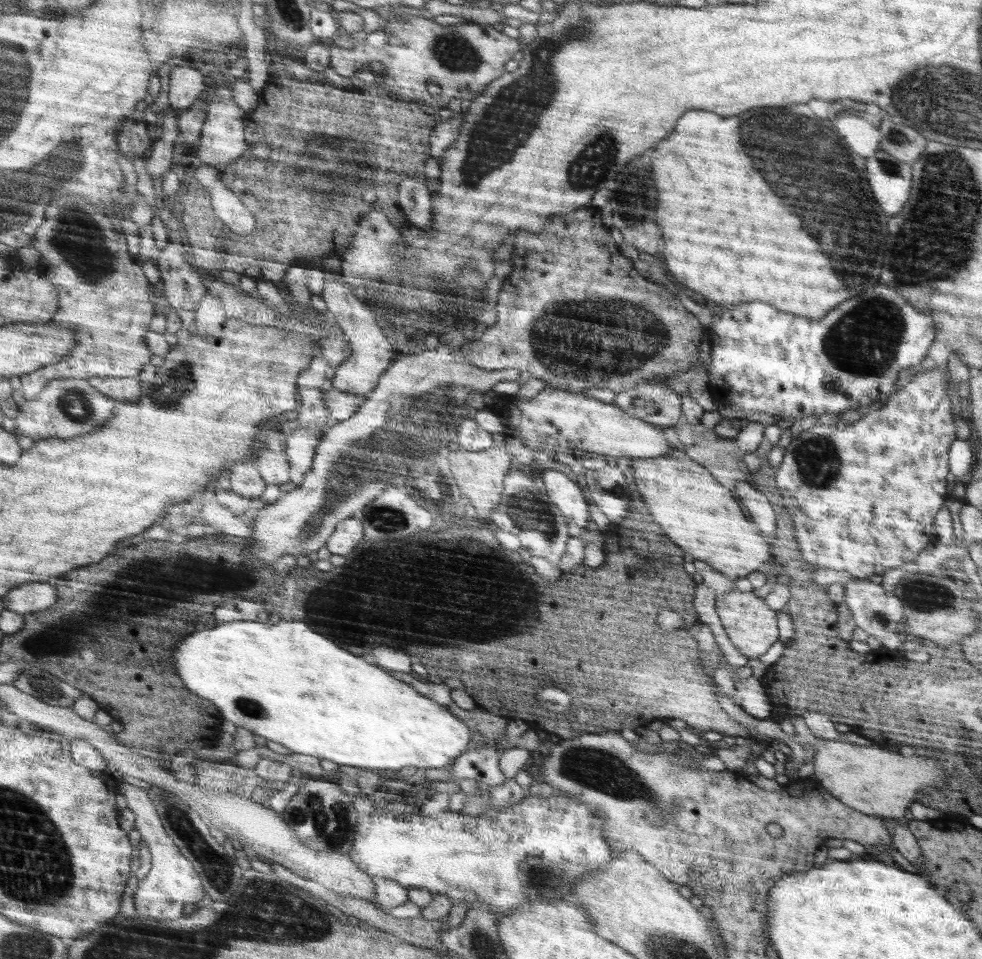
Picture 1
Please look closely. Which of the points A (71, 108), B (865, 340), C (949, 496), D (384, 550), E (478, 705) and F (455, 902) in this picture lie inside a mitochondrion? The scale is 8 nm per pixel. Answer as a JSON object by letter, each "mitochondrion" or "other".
{"A":"other","B":"mitochondrion","C":"other","D":"mitochondrion","E":"other","F":"other"}

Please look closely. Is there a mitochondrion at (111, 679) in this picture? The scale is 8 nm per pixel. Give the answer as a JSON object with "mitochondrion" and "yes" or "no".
{"mitochondrion":"no"}

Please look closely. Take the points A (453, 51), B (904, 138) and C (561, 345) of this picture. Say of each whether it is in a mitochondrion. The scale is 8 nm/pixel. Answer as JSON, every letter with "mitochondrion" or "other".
{"A":"mitochondrion","B":"mitochondrion","C":"mitochondrion"}

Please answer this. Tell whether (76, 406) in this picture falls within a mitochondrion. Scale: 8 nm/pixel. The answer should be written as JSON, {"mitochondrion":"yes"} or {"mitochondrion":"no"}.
{"mitochondrion":"yes"}

